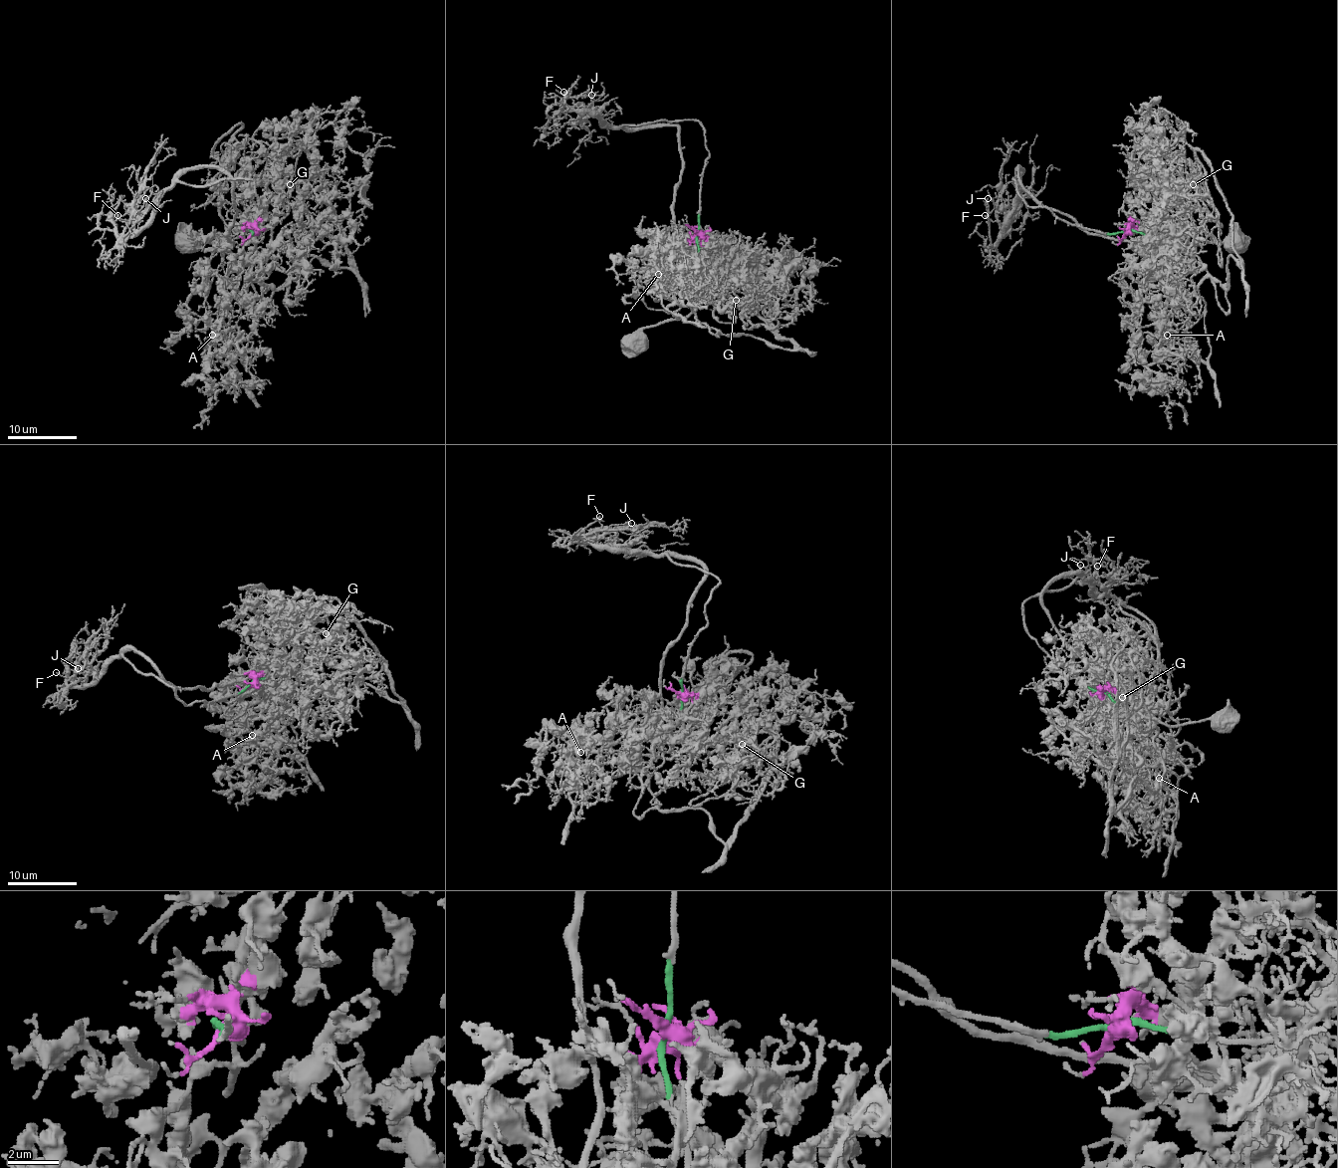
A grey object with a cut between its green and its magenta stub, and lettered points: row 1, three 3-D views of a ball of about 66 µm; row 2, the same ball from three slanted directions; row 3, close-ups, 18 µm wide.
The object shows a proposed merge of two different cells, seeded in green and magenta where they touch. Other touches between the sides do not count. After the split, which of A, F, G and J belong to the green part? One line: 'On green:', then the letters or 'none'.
On green: F, J

